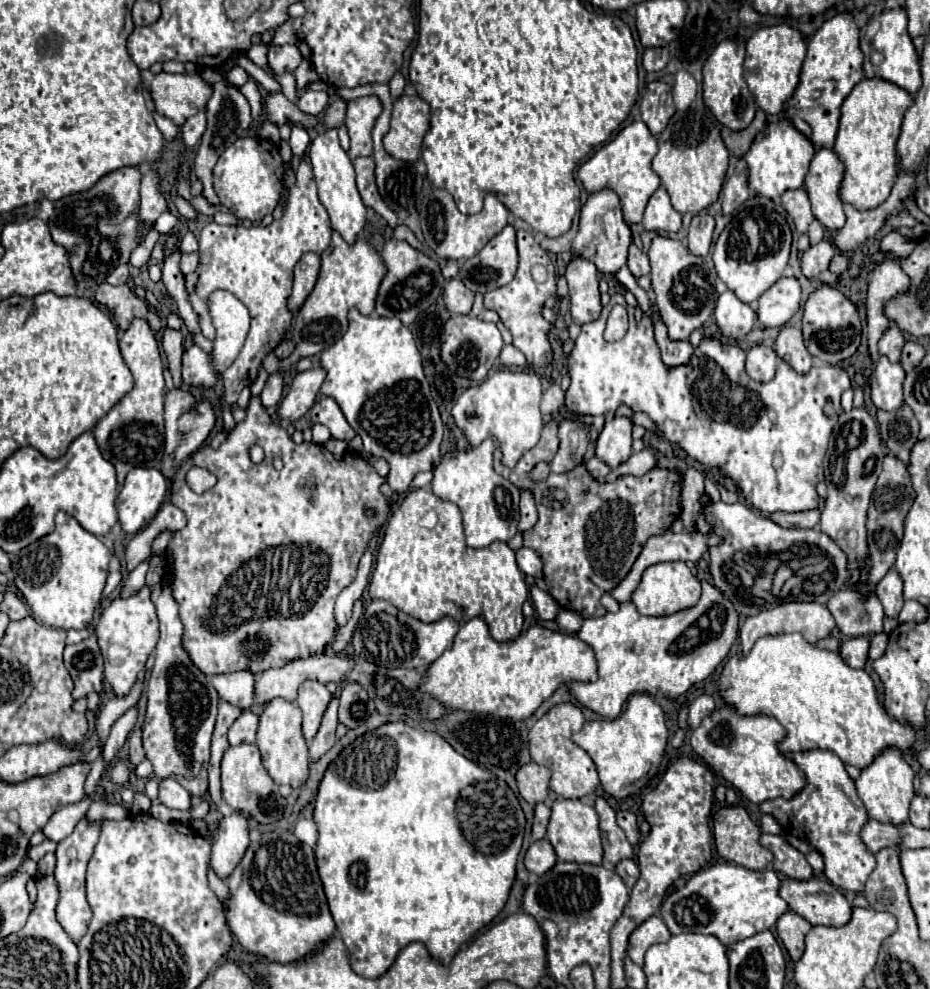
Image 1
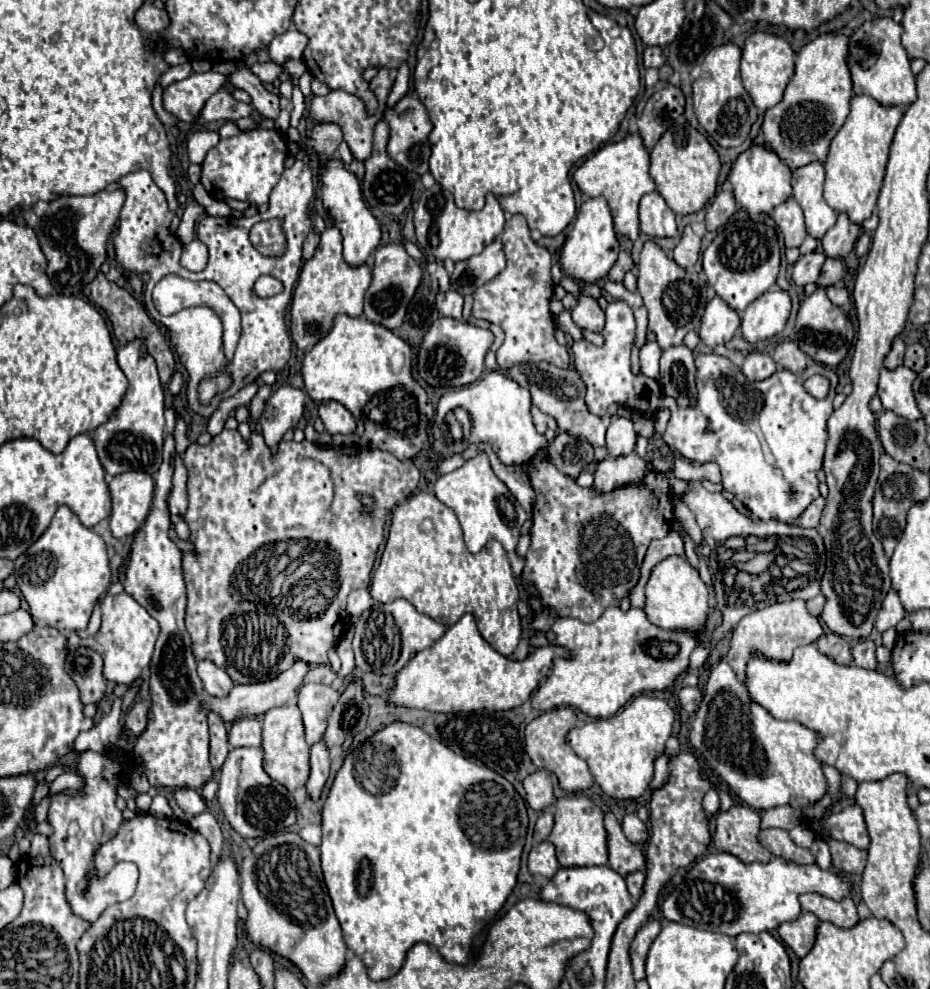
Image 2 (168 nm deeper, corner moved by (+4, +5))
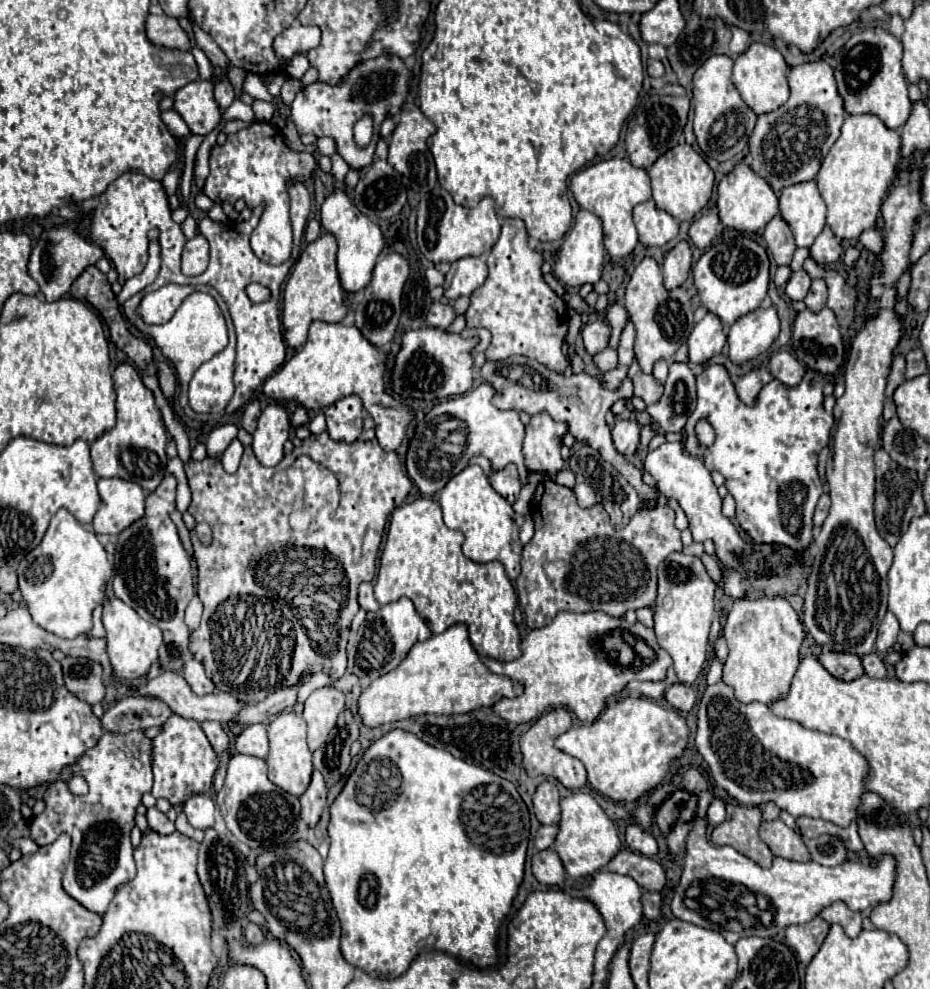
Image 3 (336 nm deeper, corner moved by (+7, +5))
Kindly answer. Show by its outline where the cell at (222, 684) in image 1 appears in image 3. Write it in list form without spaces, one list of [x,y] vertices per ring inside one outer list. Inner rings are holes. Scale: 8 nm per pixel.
[[[195,659],[185,661],[185,665],[183,665],[183,677],[185,677],[187,685],[193,689],[193,693],[197,693],[197,695],[209,695],[215,689],[215,685],[211,683],[211,679],[203,671],[203,665],[199,661],[195,661]]]

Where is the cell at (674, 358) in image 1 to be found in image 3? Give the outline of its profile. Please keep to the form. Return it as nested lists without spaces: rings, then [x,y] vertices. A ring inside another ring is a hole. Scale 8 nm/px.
[[[673,363],[665,381],[665,393],[657,405],[647,407],[647,413],[667,433],[683,431],[695,409],[695,375],[687,363]]]

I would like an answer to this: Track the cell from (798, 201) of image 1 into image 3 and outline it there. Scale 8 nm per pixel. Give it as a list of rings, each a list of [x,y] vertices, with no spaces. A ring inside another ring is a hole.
[[[779,215],[767,223],[767,227],[763,231],[763,239],[767,241],[767,247],[769,247],[777,265],[789,265],[791,263],[791,257],[797,249],[795,239],[793,239],[789,225]]]

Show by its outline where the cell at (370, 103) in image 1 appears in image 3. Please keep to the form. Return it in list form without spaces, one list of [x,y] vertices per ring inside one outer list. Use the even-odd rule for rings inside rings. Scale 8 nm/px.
[[[381,55],[375,59],[361,61],[355,65],[341,81],[339,85],[329,85],[323,81],[315,81],[301,91],[297,91],[293,103],[291,103],[291,117],[297,125],[299,135],[317,135],[317,137],[331,137],[335,139],[337,153],[349,163],[351,169],[361,169],[369,165],[375,153],[375,145],[379,141],[379,127],[385,121],[385,117],[395,117],[409,93],[409,81],[411,71],[405,67],[403,59],[393,55]],[[371,115],[375,135],[367,149],[357,149],[353,143],[353,125],[359,121],[359,117]]]

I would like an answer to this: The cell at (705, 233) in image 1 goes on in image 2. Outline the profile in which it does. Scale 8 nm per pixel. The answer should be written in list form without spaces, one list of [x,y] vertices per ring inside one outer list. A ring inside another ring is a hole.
[[[686,225],[680,243],[672,251],[674,261],[684,269],[692,269],[694,263],[698,261],[698,257],[700,257],[700,243],[702,243],[700,237],[692,231],[690,225]]]

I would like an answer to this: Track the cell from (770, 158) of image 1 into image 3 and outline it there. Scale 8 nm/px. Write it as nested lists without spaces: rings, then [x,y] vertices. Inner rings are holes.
[[[739,163],[729,175],[725,175],[717,187],[717,215],[723,229],[735,229],[741,233],[761,231],[779,213],[779,199],[773,189],[761,179],[747,163]]]

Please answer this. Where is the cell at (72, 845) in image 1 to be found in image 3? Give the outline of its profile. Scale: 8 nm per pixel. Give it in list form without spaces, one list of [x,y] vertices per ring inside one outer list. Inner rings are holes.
[[[131,731],[131,733],[103,733],[93,749],[89,749],[75,765],[67,767],[59,781],[51,783],[43,795],[45,811],[29,821],[29,837],[39,847],[49,845],[61,835],[71,835],[71,861],[65,869],[63,889],[77,899],[85,909],[103,915],[109,907],[111,899],[115,897],[117,889],[129,883],[135,877],[135,861],[133,861],[133,845],[131,845],[131,829],[135,827],[135,813],[141,805],[141,797],[151,791],[153,787],[153,755],[151,755],[151,739],[145,737],[145,731]],[[69,775],[81,775],[89,783],[87,795],[73,795],[67,789]]]

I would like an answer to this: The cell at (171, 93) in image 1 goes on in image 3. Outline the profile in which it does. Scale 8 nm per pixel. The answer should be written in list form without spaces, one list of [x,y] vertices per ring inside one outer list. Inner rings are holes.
[[[203,79],[187,83],[175,93],[175,111],[195,135],[209,135],[221,123],[223,115],[213,97],[213,85]]]

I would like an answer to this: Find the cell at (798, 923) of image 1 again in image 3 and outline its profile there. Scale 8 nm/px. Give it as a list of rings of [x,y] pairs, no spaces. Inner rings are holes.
[[[815,917],[813,921],[805,923],[805,925],[793,925],[787,929],[785,939],[787,945],[793,947],[801,959],[801,963],[809,963],[815,953],[821,949],[827,933],[829,933],[829,923],[821,917]]]

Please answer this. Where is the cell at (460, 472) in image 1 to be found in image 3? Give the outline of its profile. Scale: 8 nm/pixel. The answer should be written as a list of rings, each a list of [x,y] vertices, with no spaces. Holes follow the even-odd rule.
[[[479,465],[465,467],[455,475],[441,491],[439,505],[443,509],[443,519],[449,529],[459,529],[465,535],[463,553],[475,563],[499,561],[505,567],[509,579],[517,579],[521,573],[521,543],[519,529],[523,525],[523,515],[517,515],[489,483]]]

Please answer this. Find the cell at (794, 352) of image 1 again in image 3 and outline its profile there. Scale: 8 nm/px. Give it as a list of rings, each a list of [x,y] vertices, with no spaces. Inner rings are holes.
[[[779,351],[779,353],[771,355],[769,371],[771,371],[773,379],[781,381],[787,387],[795,387],[805,373],[805,365],[801,365],[789,351]]]

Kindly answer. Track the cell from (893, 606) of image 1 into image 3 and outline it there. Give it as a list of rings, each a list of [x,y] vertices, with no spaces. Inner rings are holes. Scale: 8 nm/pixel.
[[[887,613],[885,619],[881,621],[881,627],[879,627],[879,635],[877,635],[877,653],[885,655],[893,649],[893,645],[897,643],[897,633],[899,633],[899,623],[895,619],[893,613]]]

